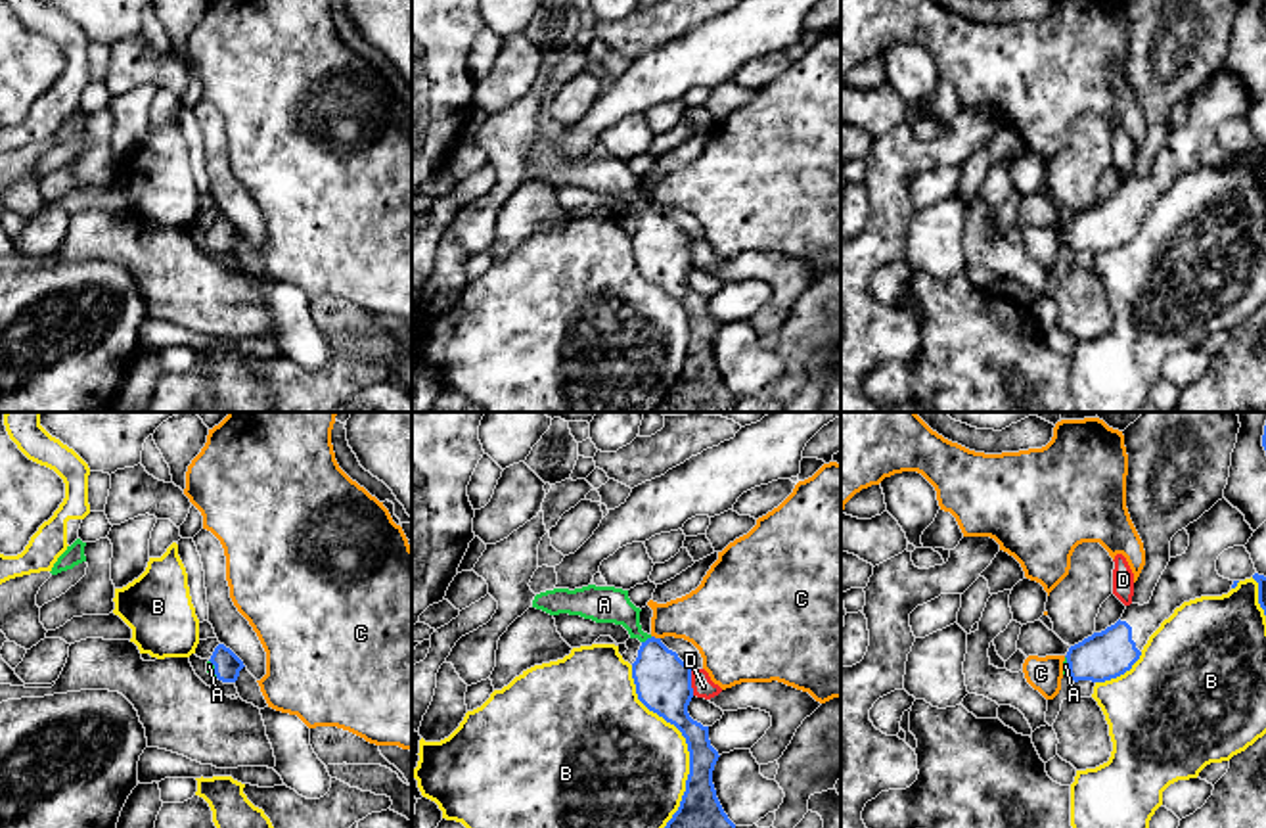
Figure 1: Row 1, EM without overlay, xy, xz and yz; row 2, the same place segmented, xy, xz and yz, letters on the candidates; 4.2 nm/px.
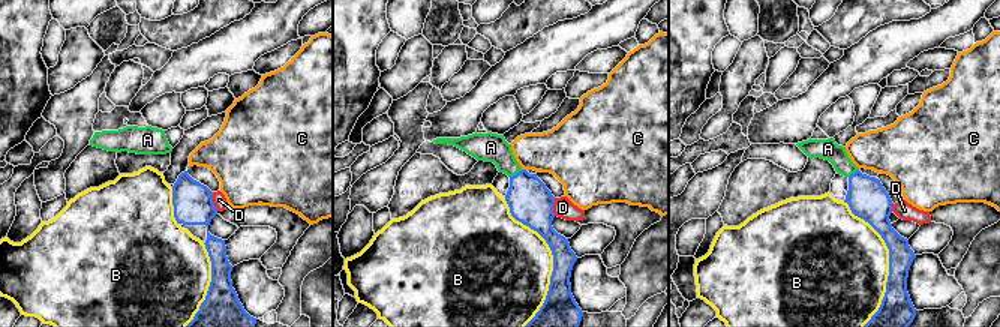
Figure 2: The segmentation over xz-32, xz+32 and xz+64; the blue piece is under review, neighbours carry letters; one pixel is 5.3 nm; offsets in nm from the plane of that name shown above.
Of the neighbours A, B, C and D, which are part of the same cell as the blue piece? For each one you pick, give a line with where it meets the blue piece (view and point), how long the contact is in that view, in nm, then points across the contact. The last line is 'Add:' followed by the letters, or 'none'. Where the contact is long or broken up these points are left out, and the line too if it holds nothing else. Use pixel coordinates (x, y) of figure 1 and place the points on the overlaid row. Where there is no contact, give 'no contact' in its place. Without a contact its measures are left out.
A: meets blue in xz at (648, 639); contact 50 nm long; runs through xz (663, 683), (648, 639), (611, 604), (604, 604)
Add: A

